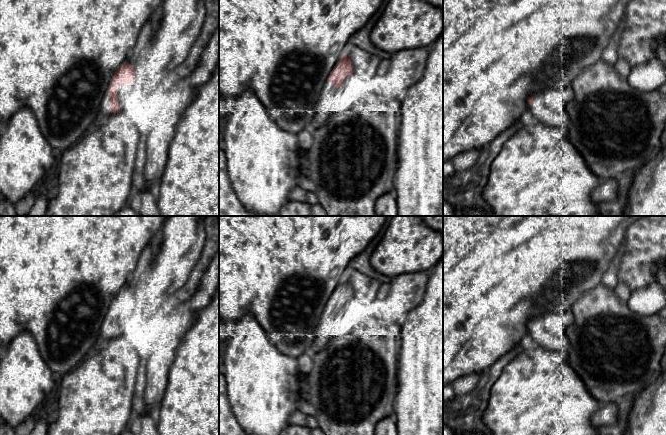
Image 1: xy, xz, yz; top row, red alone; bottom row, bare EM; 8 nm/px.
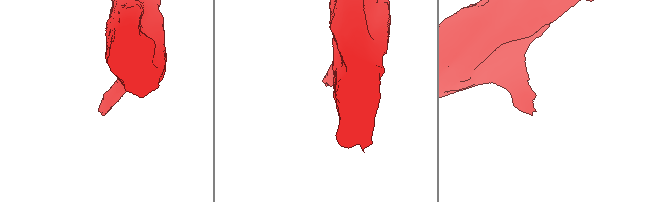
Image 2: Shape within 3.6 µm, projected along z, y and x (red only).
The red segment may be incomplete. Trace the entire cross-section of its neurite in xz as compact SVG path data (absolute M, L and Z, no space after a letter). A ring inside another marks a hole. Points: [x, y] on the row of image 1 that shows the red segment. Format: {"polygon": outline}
{"polygon": "M345 53L330 72L322 90L322 94L328 94L334 89L340 87L342 82L352 73L352 71L353 68L351 61Z"}

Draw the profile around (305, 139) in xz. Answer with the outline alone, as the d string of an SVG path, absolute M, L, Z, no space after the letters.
M305 130L297 134L302 152L307 152L313 145L312 130Z

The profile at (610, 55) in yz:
M612 39L608 46L606 47L606 49L603 51L602 54L602 59L610 64L615 66L617 60L618 60L618 53L617 53L617 40L616 39Z

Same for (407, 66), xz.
M429 47L401 50L392 55L386 74L400 90L406 90L422 76Z

